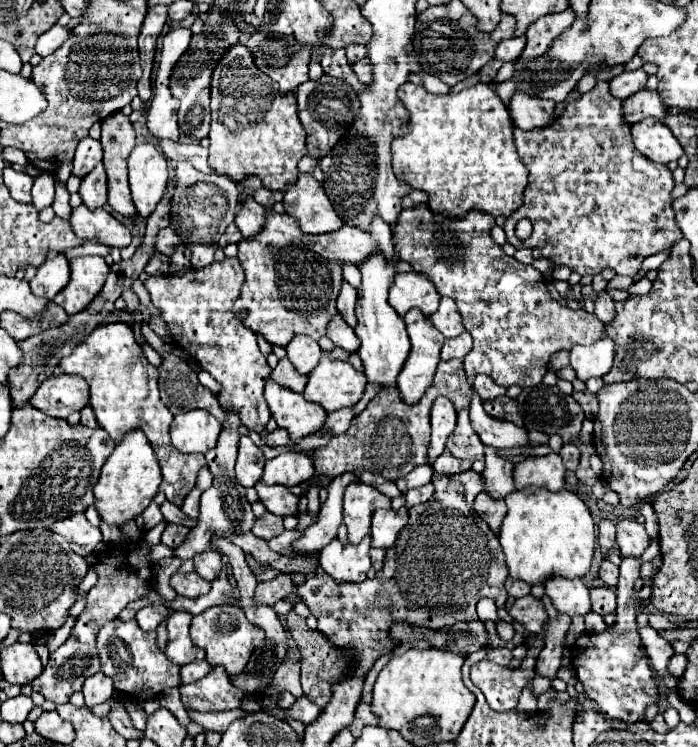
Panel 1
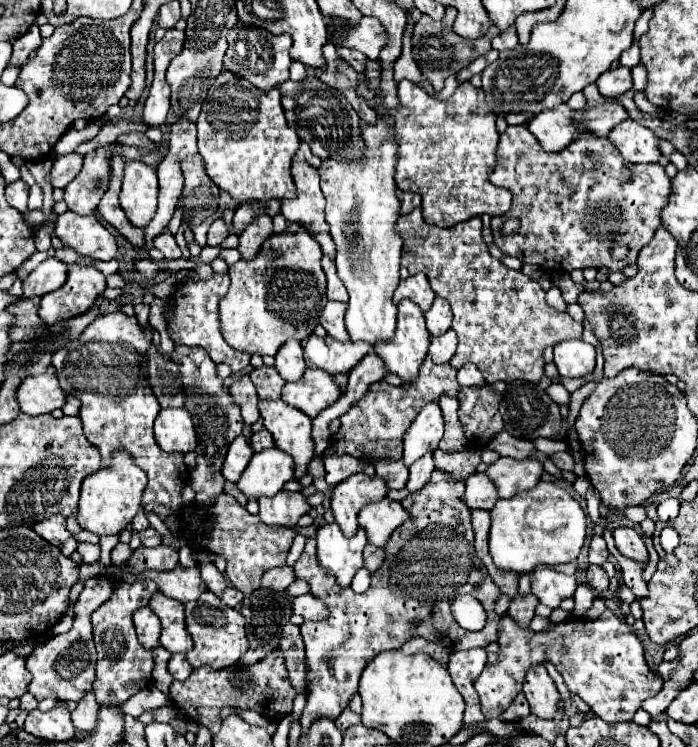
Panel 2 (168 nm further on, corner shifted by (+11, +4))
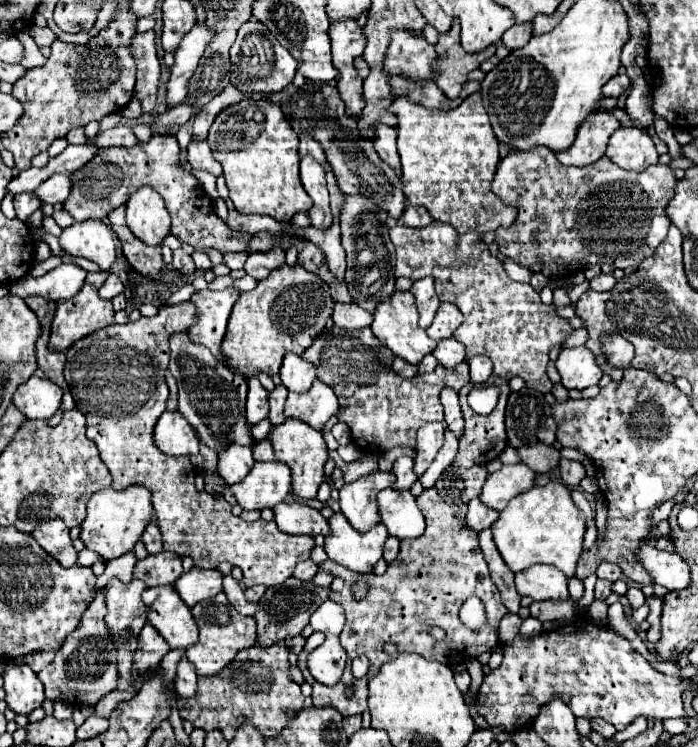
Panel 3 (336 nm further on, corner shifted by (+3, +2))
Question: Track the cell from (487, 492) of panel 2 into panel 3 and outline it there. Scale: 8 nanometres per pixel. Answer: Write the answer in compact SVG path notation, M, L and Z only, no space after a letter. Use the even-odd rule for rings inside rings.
M471 499L469 501L469 511L467 511L467 525L475 531L481 531L485 527L491 527L493 521L499 519L499 513L493 511L491 507L485 507L485 503L481 503L481 499Z

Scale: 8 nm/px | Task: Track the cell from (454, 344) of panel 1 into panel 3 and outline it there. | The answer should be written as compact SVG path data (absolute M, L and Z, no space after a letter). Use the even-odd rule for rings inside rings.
M449 337L449 339L443 339L439 341L439 345L435 347L433 355L437 357L437 361L445 367L453 367L461 361L465 361L465 347L461 341L457 341L455 337Z

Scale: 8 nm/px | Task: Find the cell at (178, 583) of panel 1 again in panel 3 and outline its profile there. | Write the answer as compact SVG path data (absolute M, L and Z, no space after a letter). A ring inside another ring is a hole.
M193 567L191 571L183 573L173 583L173 587L181 595L181 599L187 603L187 607L193 607L195 603L199 603L203 599L209 599L209 597L221 593L221 589L223 589L221 579L223 579L223 575L215 569Z

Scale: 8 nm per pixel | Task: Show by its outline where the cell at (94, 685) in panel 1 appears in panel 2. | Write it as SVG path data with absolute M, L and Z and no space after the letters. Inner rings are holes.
M89 691L77 705L77 709L71 713L73 717L73 725L77 731L91 731L97 723L97 711L99 711L99 705L95 701L95 695L93 691Z

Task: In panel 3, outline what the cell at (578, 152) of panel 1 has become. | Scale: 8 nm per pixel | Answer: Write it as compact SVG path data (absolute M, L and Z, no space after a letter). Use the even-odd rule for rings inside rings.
M533 147L533 151L511 151L505 159L501 159L491 189L503 203L517 207L519 213L513 225L495 231L495 241L505 257L547 277L565 279L589 265L603 263L619 269L639 265L643 259L653 255L657 245L667 237L671 221L665 209L675 195L675 185L677 177L671 167L661 163L637 173L617 167L605 155L589 167L565 167L547 147Z

